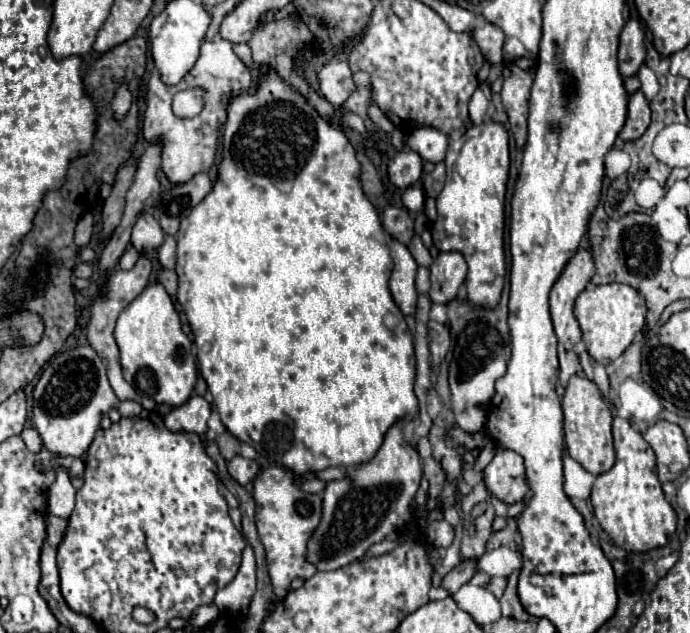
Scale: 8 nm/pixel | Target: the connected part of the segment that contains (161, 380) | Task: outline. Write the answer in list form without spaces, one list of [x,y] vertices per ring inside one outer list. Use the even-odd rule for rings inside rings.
[[[151,283],[129,307],[123,309],[117,319],[115,339],[119,345],[123,377],[137,393],[149,395],[155,403],[165,403],[171,407],[179,407],[191,397],[197,381],[191,341],[181,331],[179,313],[161,285]]]

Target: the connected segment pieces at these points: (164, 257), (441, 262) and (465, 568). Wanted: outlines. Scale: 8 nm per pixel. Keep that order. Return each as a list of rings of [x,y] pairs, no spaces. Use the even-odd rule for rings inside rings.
[[[171,235],[165,237],[165,241],[159,249],[159,263],[161,263],[161,267],[167,267],[167,269],[175,267],[175,239]]]
[[[439,253],[431,269],[429,299],[433,303],[451,303],[467,277],[467,265],[461,253]]]
[[[461,561],[455,569],[451,569],[445,577],[443,577],[443,583],[441,587],[449,593],[455,593],[463,583],[467,583],[477,571],[477,563],[475,561]]]

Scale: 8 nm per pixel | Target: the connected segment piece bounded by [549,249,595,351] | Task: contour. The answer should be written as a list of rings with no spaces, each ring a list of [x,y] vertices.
[[[579,249],[575,257],[565,265],[561,277],[551,289],[551,319],[555,327],[555,335],[559,339],[559,347],[563,351],[573,351],[581,341],[581,329],[573,315],[575,299],[581,291],[585,291],[591,275],[593,275],[593,257],[589,249]]]

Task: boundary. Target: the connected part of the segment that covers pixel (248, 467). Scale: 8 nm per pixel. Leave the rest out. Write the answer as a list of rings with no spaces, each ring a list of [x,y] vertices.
[[[235,455],[231,461],[229,461],[229,475],[241,483],[241,485],[247,485],[255,479],[259,471],[259,465],[253,461],[253,459],[245,459],[241,455]]]

